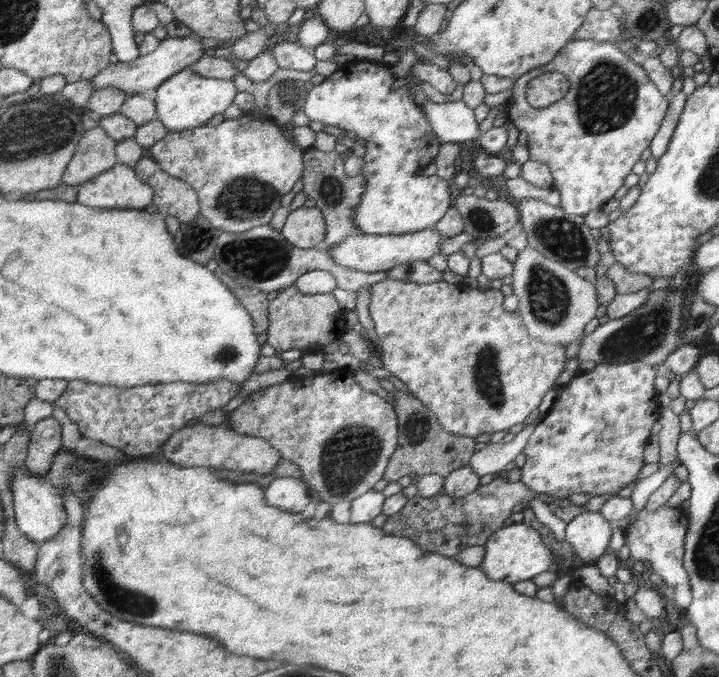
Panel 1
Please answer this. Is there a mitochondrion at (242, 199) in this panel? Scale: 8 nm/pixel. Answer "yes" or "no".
yes

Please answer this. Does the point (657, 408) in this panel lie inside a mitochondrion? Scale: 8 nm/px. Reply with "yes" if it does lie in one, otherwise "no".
no

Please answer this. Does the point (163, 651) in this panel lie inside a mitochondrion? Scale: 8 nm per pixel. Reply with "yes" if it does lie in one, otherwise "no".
no

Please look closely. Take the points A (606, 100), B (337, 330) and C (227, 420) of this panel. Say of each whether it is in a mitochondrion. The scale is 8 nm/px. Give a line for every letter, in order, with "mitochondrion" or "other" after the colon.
A: mitochondrion
B: other
C: other

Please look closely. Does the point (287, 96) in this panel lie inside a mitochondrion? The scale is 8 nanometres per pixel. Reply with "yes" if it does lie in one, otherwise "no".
yes

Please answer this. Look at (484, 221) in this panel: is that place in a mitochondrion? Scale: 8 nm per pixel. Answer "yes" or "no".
yes

